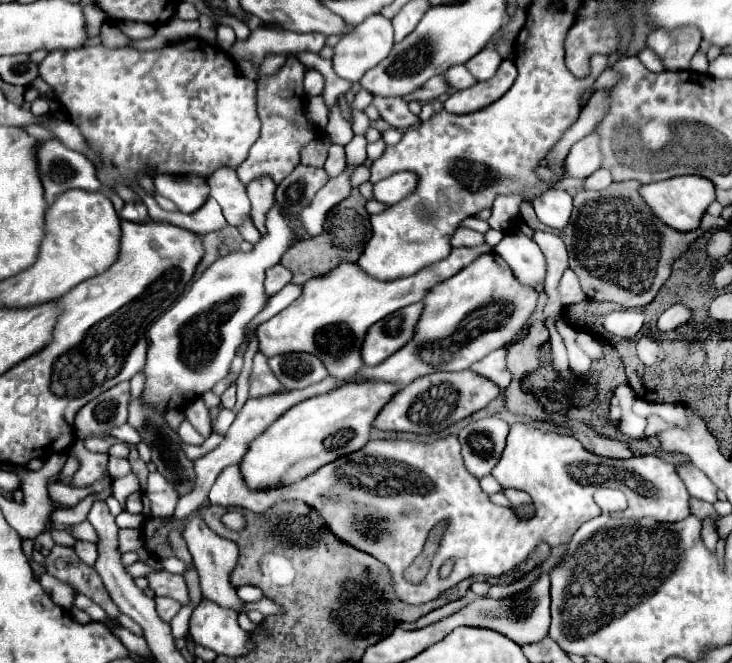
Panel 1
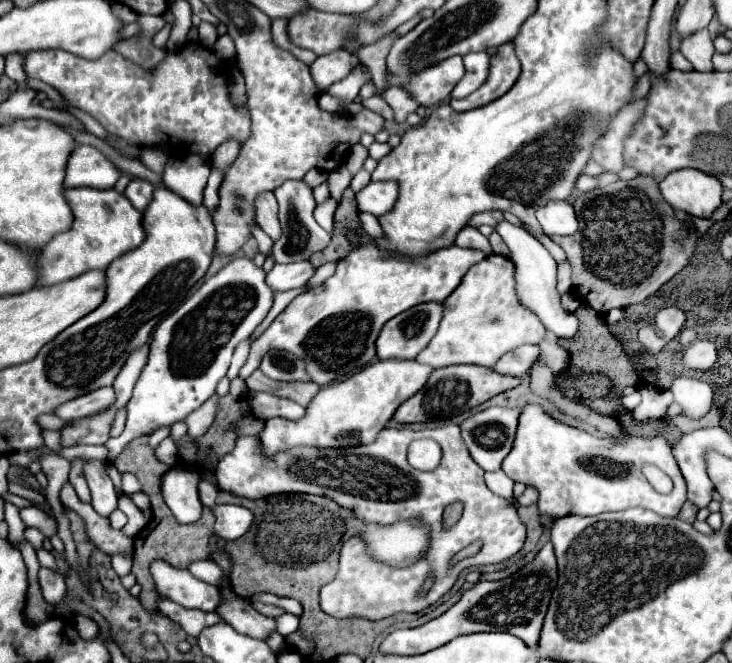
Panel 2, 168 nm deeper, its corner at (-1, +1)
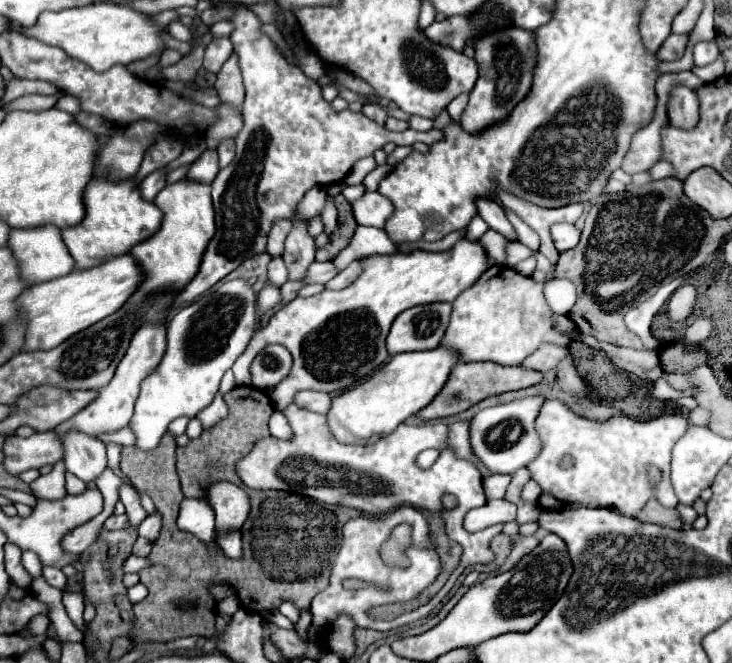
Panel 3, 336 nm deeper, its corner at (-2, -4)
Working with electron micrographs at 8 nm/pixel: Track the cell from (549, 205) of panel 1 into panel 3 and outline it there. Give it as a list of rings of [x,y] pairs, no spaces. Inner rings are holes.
[[[555,224],[551,228],[551,236],[553,236],[553,244],[559,252],[569,250],[577,244],[579,240],[579,230],[573,224]]]

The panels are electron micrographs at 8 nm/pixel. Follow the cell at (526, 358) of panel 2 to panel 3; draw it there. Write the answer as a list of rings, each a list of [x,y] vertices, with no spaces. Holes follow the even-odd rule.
[[[541,344],[537,352],[527,356],[521,366],[533,368],[537,372],[549,372],[553,370],[565,356],[569,354],[567,346],[557,346],[557,344]]]

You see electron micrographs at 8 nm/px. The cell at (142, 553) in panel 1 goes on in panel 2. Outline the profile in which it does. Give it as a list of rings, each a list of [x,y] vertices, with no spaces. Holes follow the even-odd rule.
[[[162,559],[152,561],[152,575],[158,593],[184,607],[214,611],[220,603],[220,593],[214,585],[208,585],[190,571],[176,569]]]

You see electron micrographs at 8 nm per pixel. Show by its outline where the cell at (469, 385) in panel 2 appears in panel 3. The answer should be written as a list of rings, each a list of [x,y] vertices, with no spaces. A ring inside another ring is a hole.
[[[459,362],[453,368],[449,382],[439,392],[439,396],[427,408],[423,408],[417,416],[425,418],[425,420],[455,416],[455,414],[471,408],[473,404],[489,398],[489,396],[497,396],[497,394],[503,394],[503,392],[509,392],[509,390],[529,388],[533,384],[539,384],[541,380],[543,380],[541,372],[529,370],[529,368],[523,368],[523,366],[501,366],[501,364],[493,364],[493,362]]]

